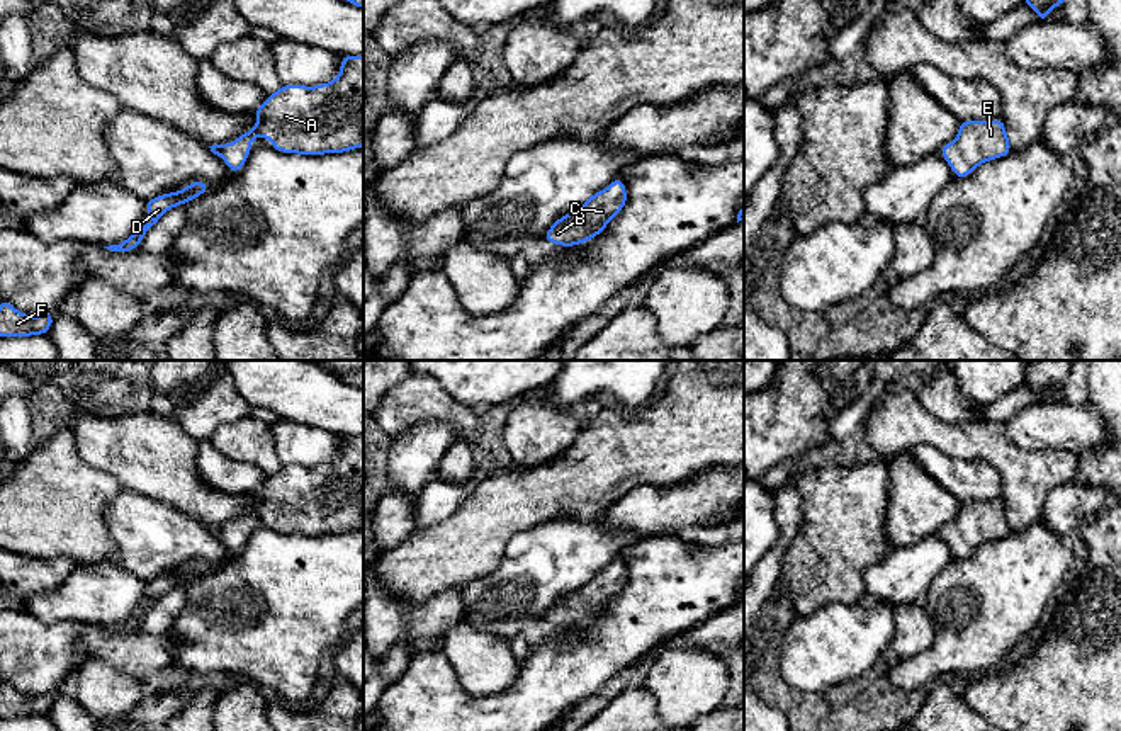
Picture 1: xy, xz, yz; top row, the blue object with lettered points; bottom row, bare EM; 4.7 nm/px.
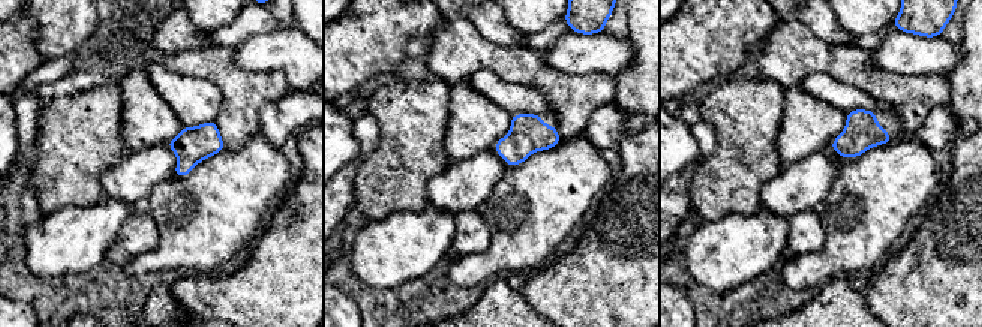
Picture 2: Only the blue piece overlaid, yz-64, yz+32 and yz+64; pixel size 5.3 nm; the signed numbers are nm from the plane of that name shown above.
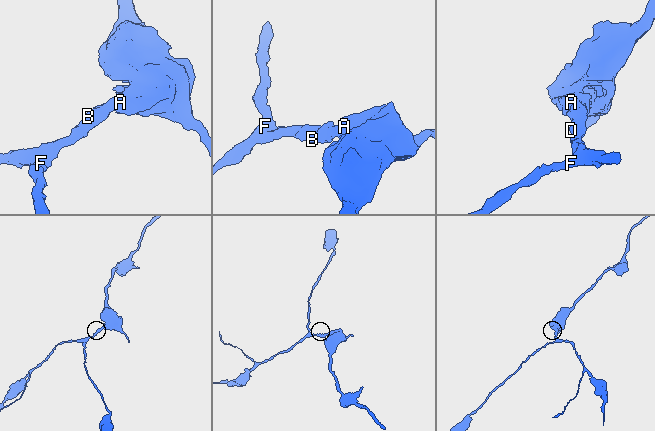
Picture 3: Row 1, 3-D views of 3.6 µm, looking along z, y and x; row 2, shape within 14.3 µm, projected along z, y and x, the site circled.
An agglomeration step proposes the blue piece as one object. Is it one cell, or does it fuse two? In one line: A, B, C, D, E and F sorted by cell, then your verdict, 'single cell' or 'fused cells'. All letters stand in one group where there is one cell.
A B C D E F | single cell

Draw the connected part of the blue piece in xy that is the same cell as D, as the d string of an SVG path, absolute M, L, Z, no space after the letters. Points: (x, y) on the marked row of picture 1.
M194 180L192 184L183 187L180 192L168 192L168 194L161 194L155 199L148 199L146 201L146 214L153 221L146 223L143 228L134 231L127 240L121 241L117 245L104 246L104 248L112 250L112 252L129 252L129 250L139 248L146 231L153 224L156 224L158 219L166 211L170 211L175 206L189 204L192 199L209 192L209 190L211 190L209 184L206 184L204 180Z

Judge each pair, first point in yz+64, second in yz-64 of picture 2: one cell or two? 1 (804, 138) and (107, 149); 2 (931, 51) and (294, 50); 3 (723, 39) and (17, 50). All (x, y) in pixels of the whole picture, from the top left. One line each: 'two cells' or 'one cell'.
1: two cells
2: one cell
3: one cell

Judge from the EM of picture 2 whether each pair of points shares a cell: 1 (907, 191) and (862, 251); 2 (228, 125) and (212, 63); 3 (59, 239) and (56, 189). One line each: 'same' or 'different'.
1: same
2: same
3: different

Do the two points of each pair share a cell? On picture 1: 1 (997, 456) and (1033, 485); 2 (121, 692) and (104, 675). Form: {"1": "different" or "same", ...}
{"1": "same", "2": "same"}

